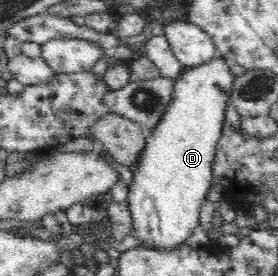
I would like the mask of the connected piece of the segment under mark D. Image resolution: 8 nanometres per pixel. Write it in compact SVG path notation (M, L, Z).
M213 56L211 60L203 62L203 64L197 64L197 66L184 66L183 70L179 72L179 76L173 79L173 90L171 90L171 96L169 102L165 104L165 112L161 114L157 124L151 128L149 134L145 136L145 146L141 148L133 168L131 168L133 179L131 184L127 185L127 208L129 208L129 214L131 214L131 220L133 221L133 227L131 233L127 237L126 246L135 246L137 248L145 248L158 254L169 254L169 252L175 252L177 248L180 248L187 243L187 239L193 236L193 232L197 226L200 226L200 214L201 207L203 206L203 200L207 200L207 194L211 190L211 186L214 184L214 162L216 159L217 143L224 134L225 124L225 112L227 112L227 105L230 104L230 96L232 88L235 82L235 74L231 72L231 65L226 58L218 58Z

